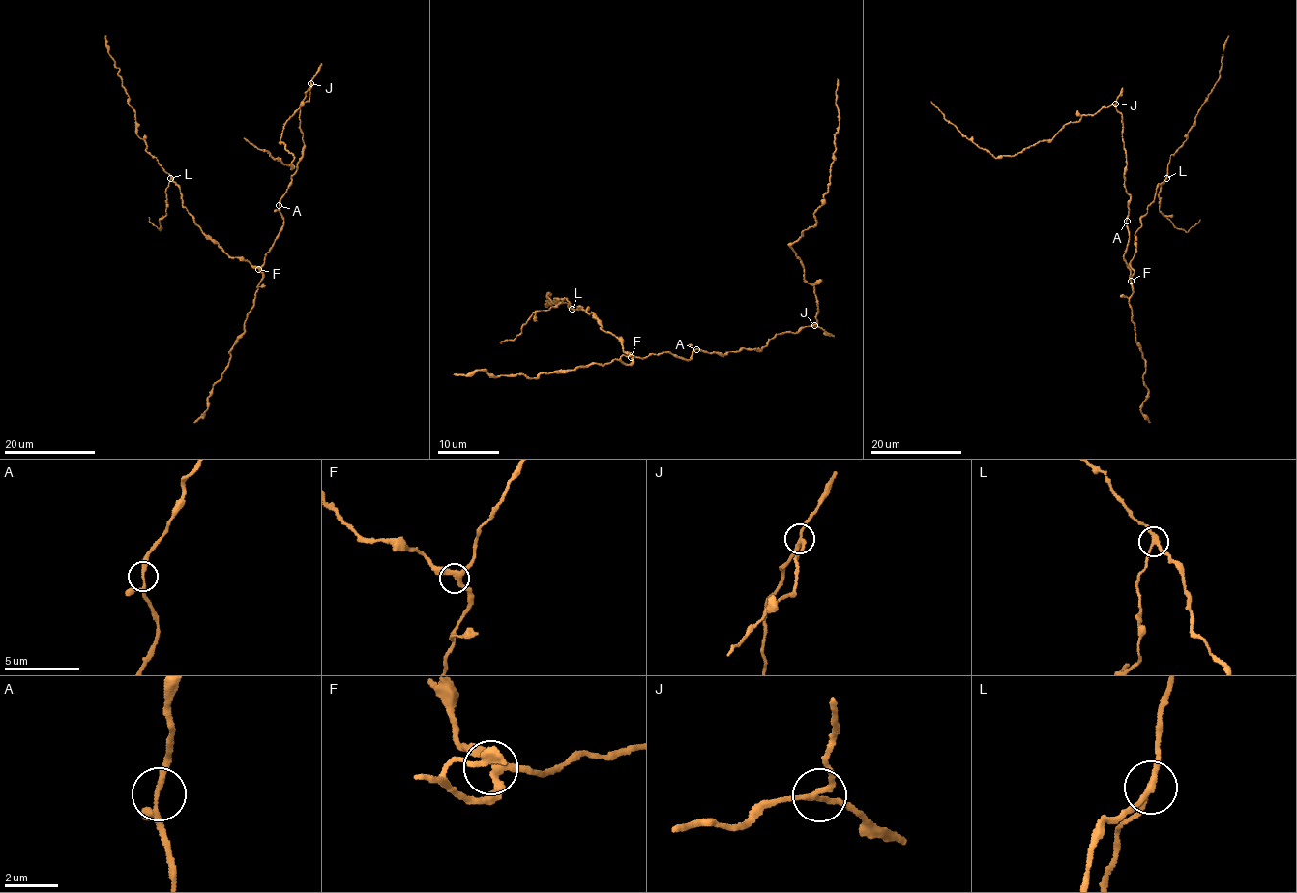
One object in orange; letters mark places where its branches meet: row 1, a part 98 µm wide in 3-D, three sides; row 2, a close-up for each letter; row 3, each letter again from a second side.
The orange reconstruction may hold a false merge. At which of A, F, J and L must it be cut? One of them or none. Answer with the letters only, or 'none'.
L

